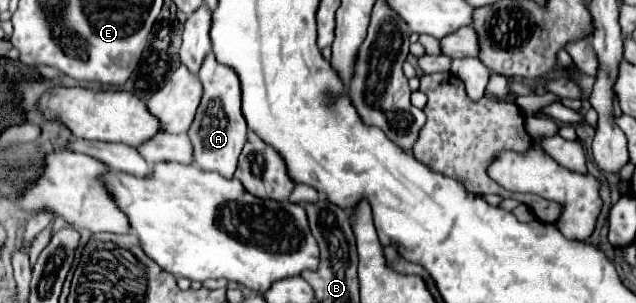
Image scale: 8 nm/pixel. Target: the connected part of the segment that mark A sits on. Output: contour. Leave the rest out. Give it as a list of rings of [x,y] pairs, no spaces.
[[[210,52],[204,58],[198,76],[204,86],[204,96],[188,132],[194,146],[194,162],[202,170],[214,170],[226,178],[232,178],[238,164],[238,154],[246,142],[246,120],[242,118],[242,90],[238,74],[234,74],[230,66],[222,66],[214,58],[214,52]]]

